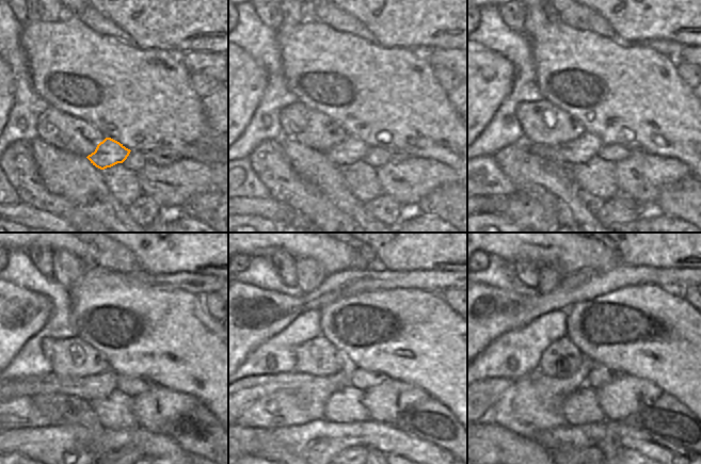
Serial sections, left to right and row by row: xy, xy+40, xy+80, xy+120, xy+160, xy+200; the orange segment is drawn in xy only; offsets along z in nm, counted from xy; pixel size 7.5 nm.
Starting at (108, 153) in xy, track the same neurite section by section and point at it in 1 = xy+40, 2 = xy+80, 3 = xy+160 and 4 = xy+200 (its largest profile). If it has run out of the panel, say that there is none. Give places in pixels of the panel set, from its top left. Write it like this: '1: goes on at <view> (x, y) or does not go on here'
1: goes on at xy+40 (351, 149)
2: goes on at xy+80 (580, 149)
3: goes on at xy+160 (250, 389)
4: goes on at xy+200 (489, 392)

